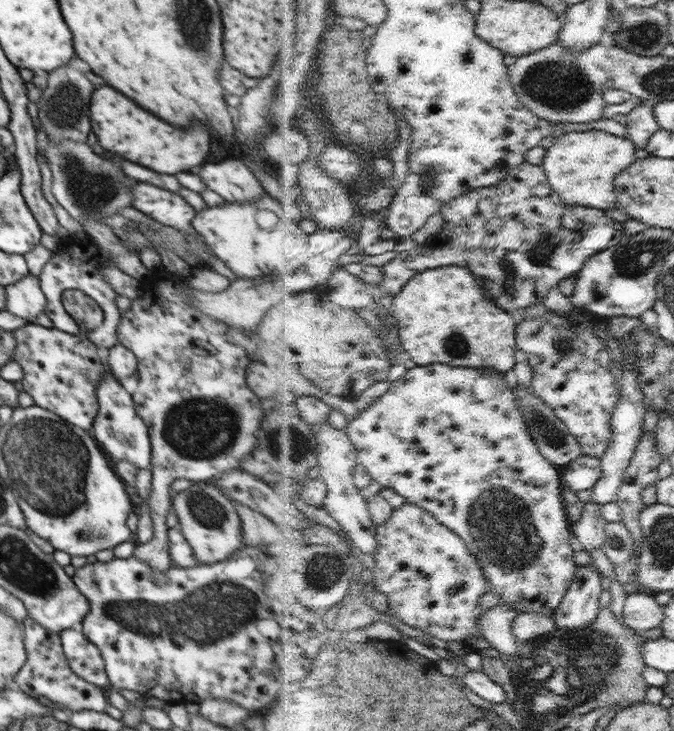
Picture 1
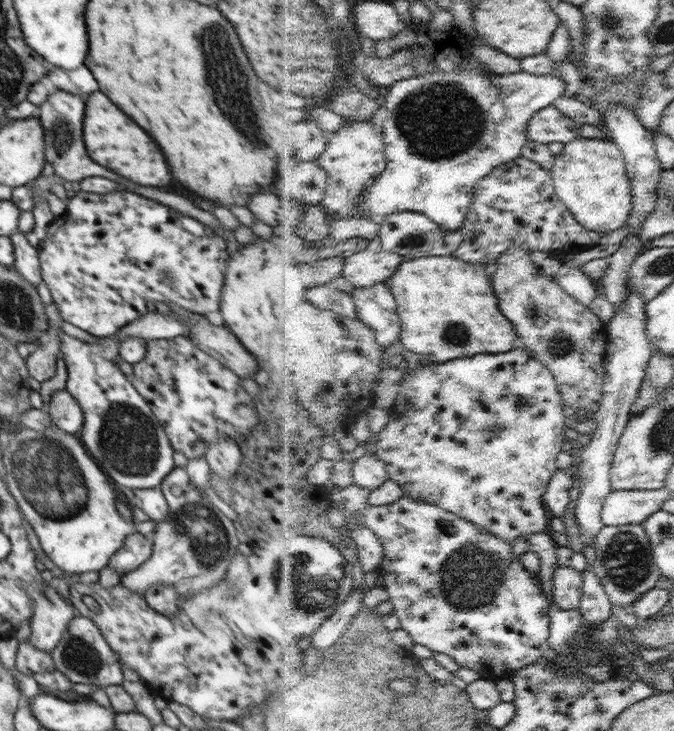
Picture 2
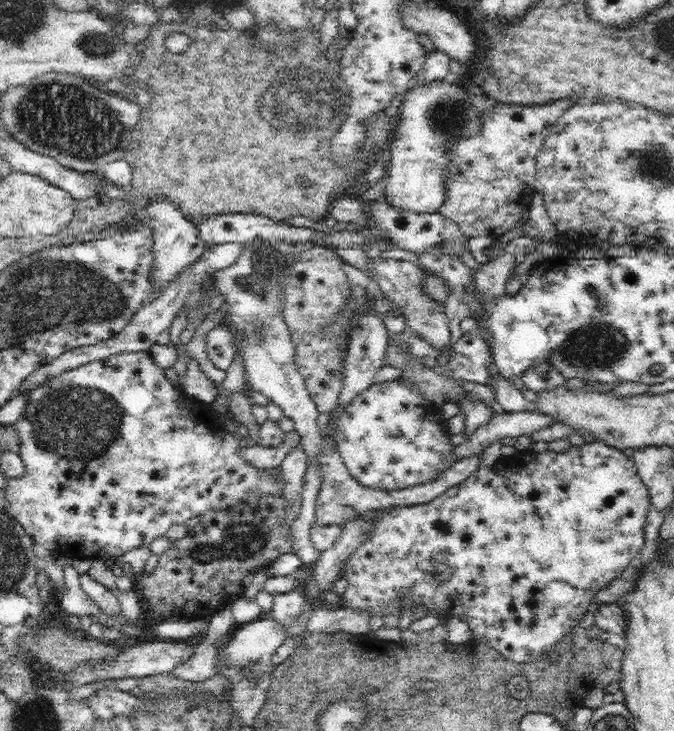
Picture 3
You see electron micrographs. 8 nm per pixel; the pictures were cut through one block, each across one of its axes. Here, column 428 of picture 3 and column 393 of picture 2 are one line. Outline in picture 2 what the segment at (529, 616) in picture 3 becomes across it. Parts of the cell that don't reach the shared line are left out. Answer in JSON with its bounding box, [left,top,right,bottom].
[364,496,554,680]

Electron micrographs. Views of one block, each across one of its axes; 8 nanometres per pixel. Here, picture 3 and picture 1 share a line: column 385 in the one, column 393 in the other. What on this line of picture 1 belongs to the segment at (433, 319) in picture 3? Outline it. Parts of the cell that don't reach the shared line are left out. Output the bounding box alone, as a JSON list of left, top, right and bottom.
[376,160,625,314]

